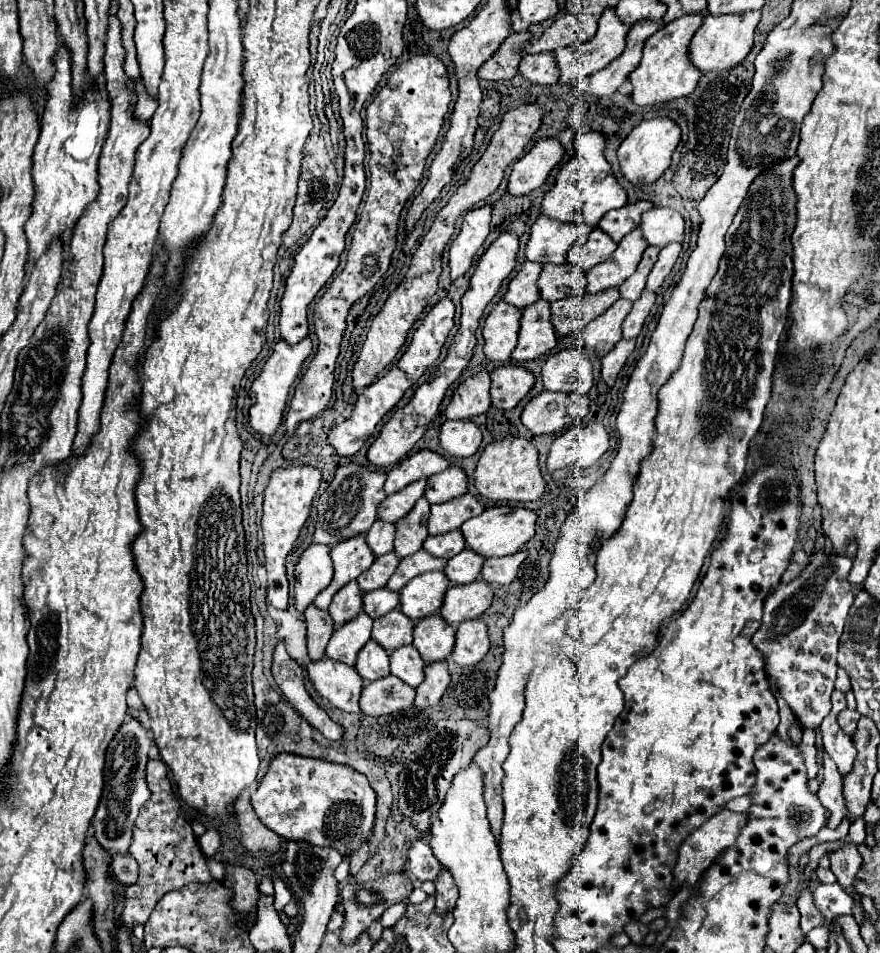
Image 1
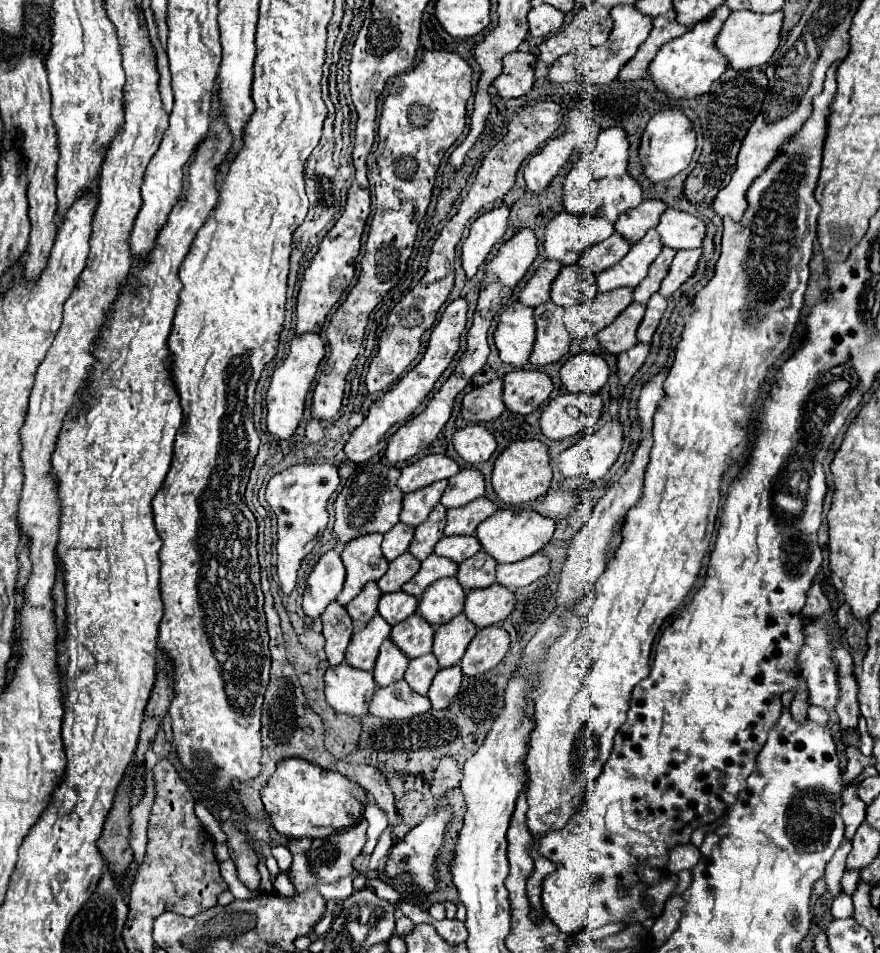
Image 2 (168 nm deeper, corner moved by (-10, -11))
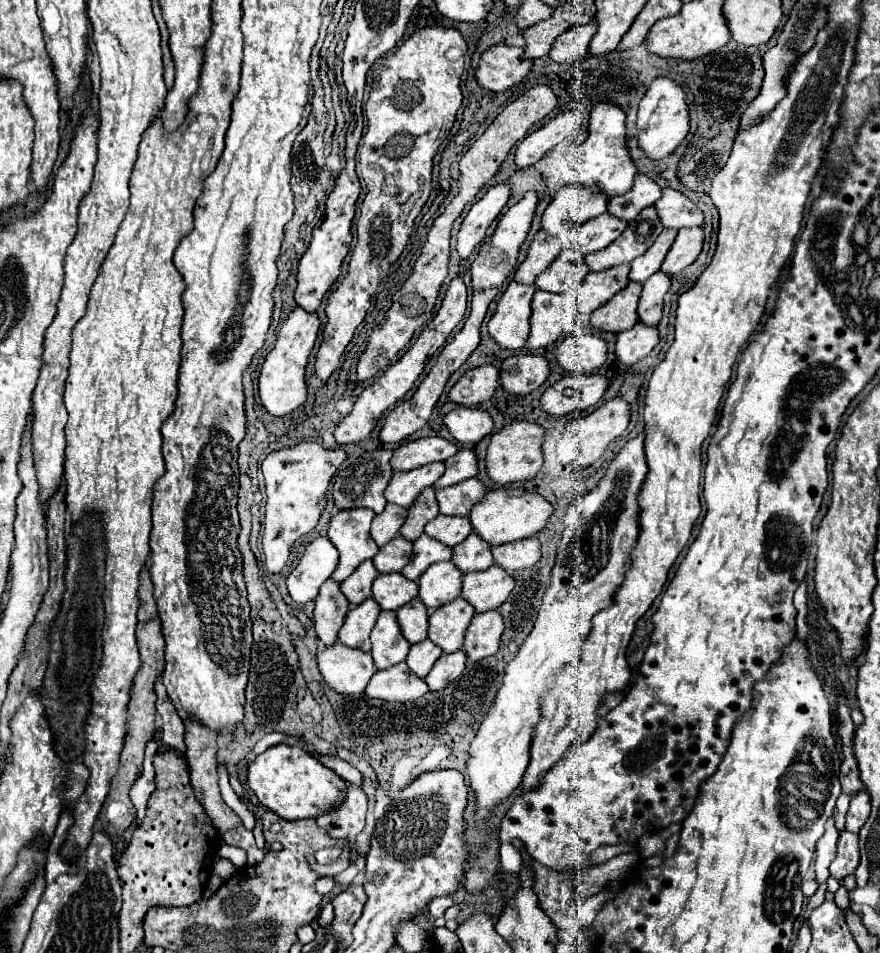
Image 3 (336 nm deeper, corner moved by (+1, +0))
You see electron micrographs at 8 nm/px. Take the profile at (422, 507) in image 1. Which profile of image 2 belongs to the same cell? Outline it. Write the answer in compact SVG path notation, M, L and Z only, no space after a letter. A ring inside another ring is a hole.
M436 504L428 520L416 528L414 540L410 544L410 554L420 562L426 560L434 552L436 542L442 538L444 526L446 526L446 508L442 504Z

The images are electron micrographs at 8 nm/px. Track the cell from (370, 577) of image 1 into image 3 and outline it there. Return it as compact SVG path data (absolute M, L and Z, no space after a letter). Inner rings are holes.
M395 537L379 549L379 553L373 557L373 563L379 573L401 571L401 567L405 567L405 563L409 563L411 553L413 553L411 541L407 541L405 537Z

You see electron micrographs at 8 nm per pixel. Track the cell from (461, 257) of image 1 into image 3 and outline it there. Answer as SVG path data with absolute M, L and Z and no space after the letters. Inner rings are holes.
M509 183L495 185L469 209L467 217L461 223L459 235L457 235L457 251L463 259L467 259L471 251L483 241L487 227L505 207L509 193L511 193Z

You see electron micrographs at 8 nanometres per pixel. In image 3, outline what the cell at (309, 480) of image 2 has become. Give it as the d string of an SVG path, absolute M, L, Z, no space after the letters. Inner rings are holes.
M303 441L295 447L273 451L265 457L261 465L267 489L263 553L265 553L265 565L271 573L279 573L285 567L291 545L317 525L327 505L329 483L345 459L347 453L343 449L325 449L315 441L313 443Z

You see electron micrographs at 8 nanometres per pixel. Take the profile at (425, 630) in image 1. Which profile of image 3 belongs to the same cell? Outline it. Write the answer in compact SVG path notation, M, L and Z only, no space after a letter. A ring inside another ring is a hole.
M457 597L429 615L429 639L437 643L443 653L459 651L473 615L475 609L463 597Z

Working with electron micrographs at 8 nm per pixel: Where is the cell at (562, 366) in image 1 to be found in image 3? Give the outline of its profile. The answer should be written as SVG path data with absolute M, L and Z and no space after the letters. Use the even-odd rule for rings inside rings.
M569 335L555 349L563 369L575 373L593 373L607 361L607 343L597 335Z

